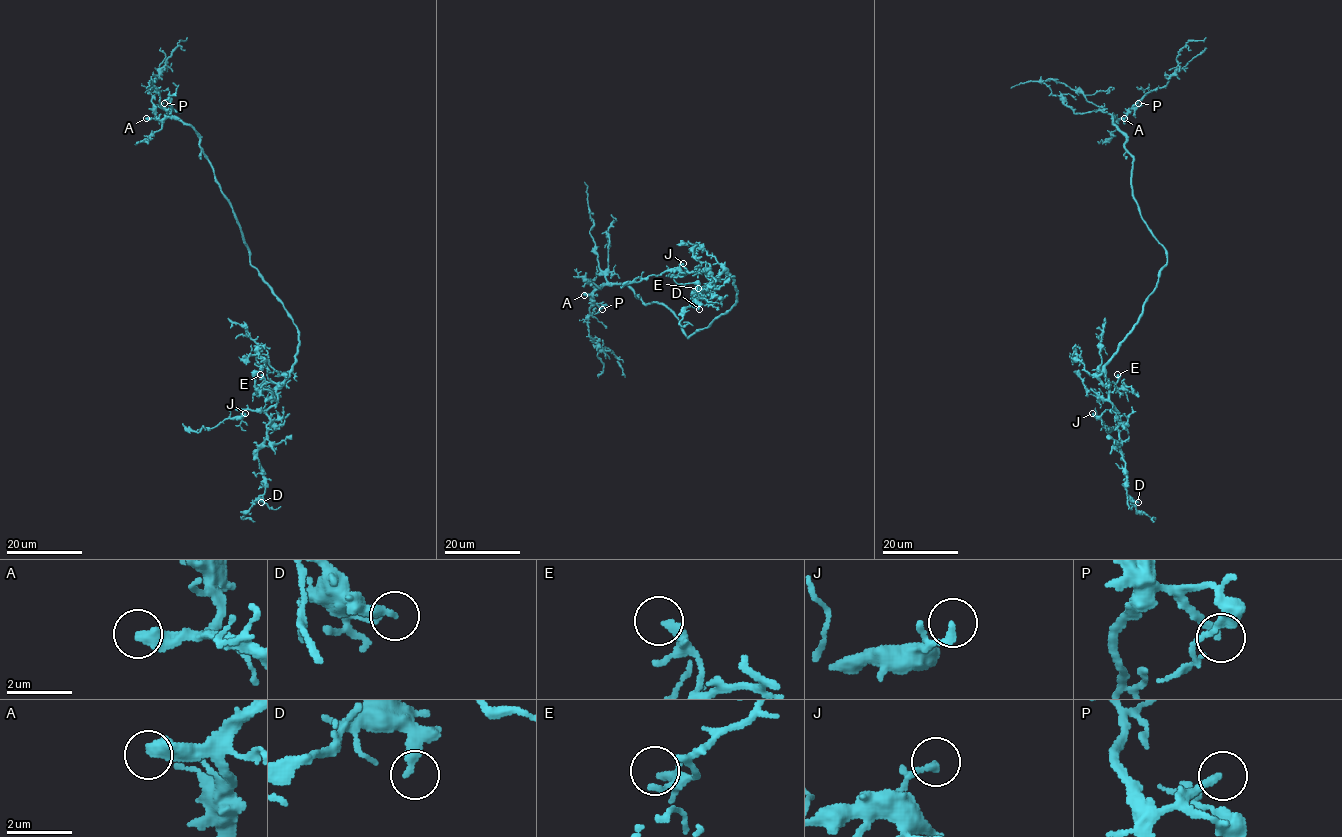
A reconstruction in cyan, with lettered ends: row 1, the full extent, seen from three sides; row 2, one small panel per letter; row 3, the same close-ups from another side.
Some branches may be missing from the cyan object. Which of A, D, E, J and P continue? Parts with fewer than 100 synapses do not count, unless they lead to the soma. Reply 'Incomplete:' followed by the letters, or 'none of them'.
Incomplete: A

